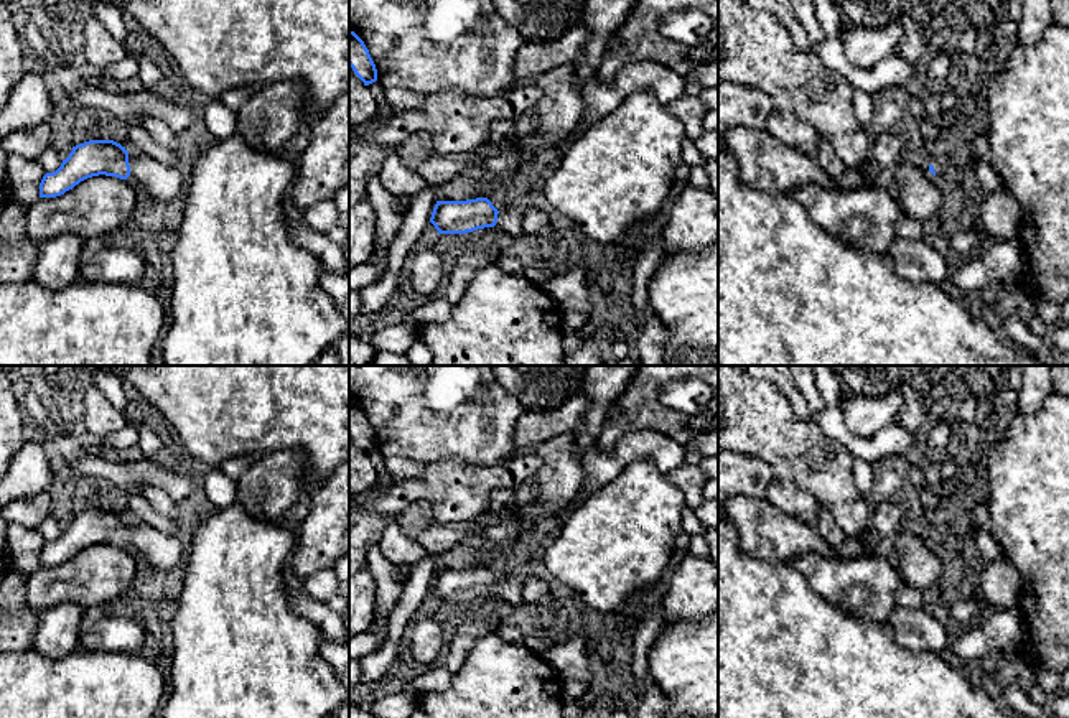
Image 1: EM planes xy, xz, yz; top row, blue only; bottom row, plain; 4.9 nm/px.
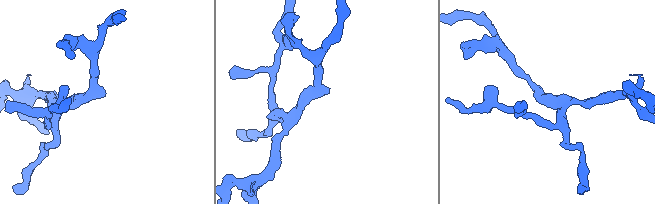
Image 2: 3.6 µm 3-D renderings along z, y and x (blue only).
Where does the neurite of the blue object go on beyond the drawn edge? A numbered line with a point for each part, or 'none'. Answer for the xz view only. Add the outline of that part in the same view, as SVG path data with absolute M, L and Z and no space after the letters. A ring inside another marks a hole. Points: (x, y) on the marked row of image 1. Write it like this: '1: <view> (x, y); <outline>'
1: xz (509, 219); M507 204L499 211L496 226L512 239L520 237L524 235L522 219L529 211L532 211L532 207Z

